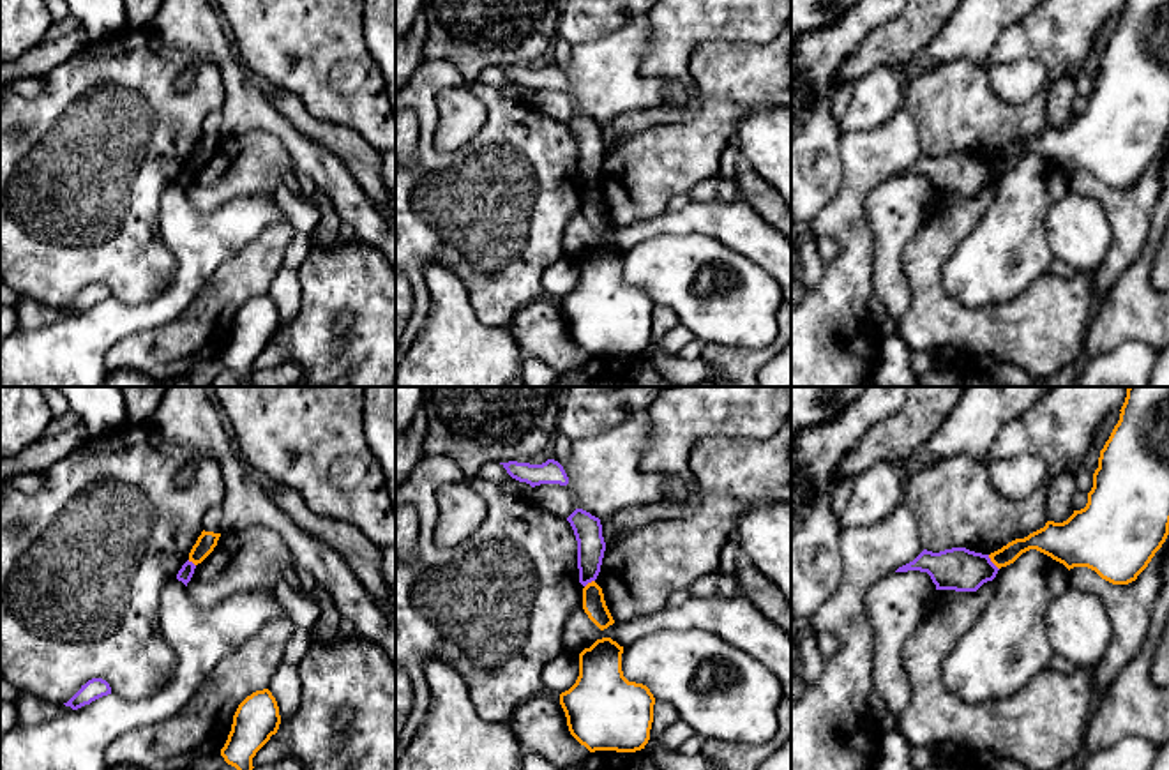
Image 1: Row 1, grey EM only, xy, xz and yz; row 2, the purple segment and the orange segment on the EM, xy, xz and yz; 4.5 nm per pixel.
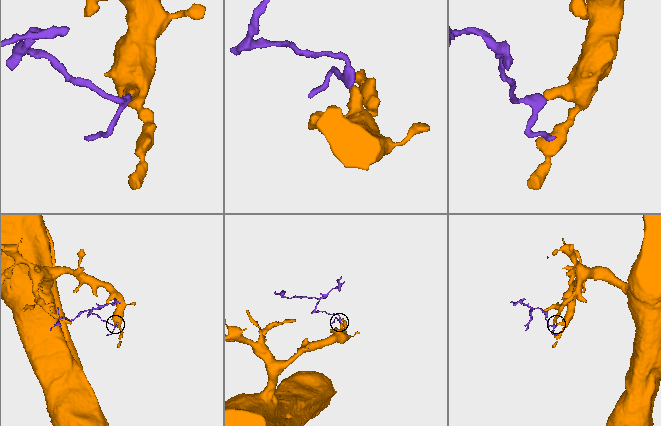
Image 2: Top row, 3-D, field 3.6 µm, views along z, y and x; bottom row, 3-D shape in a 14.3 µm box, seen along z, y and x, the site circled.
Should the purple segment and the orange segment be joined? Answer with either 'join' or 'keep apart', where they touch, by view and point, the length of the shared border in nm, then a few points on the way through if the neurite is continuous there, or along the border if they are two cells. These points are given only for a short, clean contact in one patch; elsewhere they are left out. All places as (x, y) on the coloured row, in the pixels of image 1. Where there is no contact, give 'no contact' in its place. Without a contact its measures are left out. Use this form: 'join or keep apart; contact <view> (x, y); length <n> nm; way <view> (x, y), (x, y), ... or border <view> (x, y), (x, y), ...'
keep apart; contact yz (991, 562); length 90 nm; border yz (987, 555), (998, 569)

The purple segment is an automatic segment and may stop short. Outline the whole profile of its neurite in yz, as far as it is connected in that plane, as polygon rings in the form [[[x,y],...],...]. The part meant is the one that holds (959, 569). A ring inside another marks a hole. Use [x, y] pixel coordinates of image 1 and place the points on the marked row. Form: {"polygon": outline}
{"polygon": [[[952,547],[939,553],[924,549],[895,572],[908,570],[927,572],[936,590],[977,592],[984,583],[992,581],[999,569],[989,555]]]}

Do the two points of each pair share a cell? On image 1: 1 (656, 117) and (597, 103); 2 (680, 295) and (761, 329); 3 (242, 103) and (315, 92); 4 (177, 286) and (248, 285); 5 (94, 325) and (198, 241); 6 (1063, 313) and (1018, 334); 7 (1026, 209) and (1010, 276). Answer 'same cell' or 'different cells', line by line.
1: different cells
2: same cell
3: different cells
4: different cells
5: same cell
6: same cell
7: same cell

